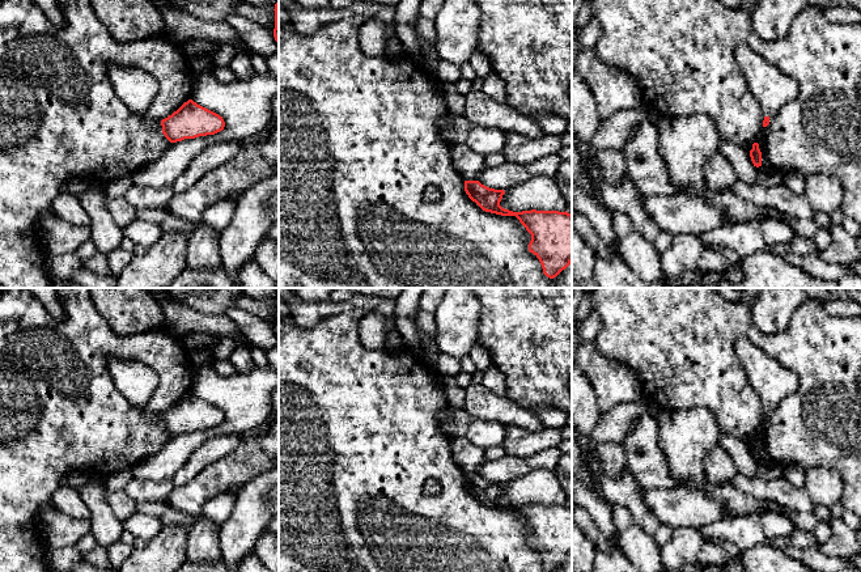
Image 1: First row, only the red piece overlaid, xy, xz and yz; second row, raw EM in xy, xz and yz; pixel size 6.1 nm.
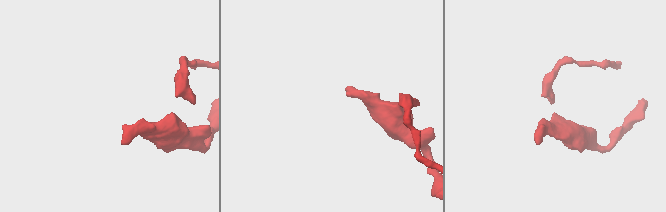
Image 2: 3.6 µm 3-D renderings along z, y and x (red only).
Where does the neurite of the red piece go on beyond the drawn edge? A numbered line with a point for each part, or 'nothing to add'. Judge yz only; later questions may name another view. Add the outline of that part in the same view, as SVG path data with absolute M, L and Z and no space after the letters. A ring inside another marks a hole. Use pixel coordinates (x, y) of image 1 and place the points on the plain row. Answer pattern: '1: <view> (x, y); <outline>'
1: yz (773, 382); M738 339L735 351L746 369L750 385L760 395L765 410L775 410L782 399L798 389L798 376L748 339Z

